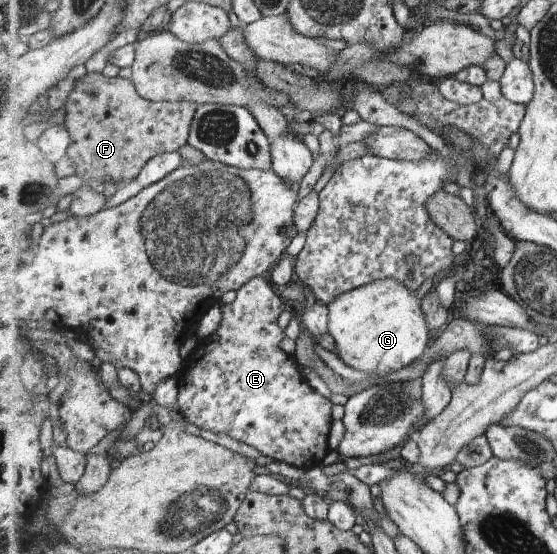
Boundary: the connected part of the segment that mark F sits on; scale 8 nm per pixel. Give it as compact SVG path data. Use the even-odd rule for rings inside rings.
M102 71L87 73L75 81L66 102L64 124L71 139L67 157L76 167L75 175L81 177L84 183L95 185L109 175L110 181L117 188L122 188L142 171L150 159L168 151L178 152L189 143L192 120L198 107L197 103L190 102L151 102L140 95L131 78L108 77Z

